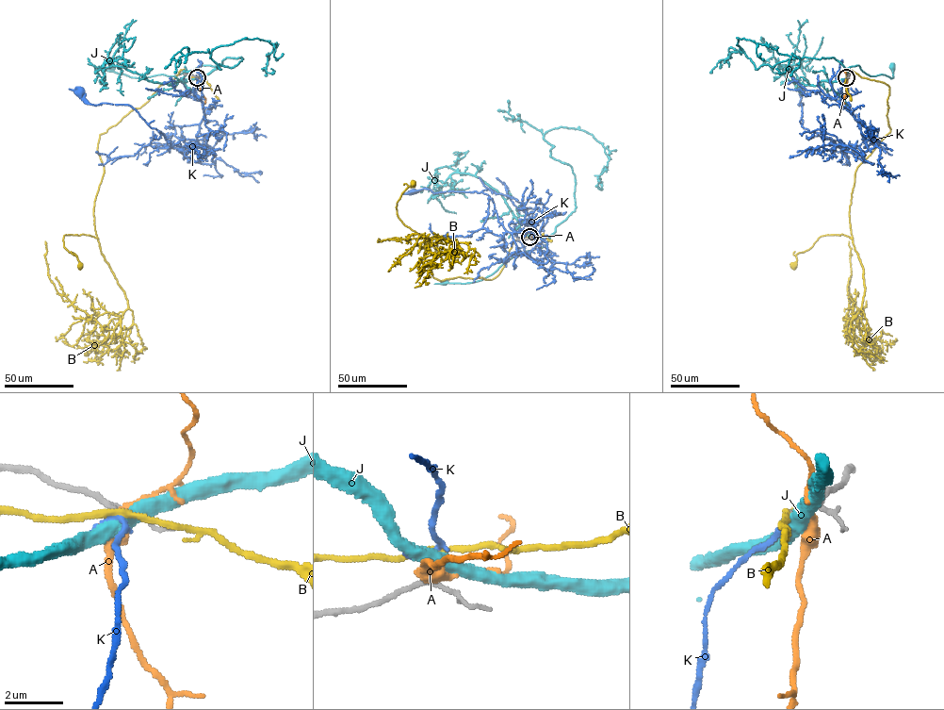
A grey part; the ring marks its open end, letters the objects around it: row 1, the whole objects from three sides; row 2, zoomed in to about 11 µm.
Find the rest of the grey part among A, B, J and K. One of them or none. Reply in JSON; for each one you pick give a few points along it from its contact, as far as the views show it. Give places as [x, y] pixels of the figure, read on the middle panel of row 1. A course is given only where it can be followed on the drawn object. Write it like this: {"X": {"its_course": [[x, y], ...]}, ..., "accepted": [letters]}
{"K": {"its_course": [[529, 237], [522, 232], [534, 229], [537, 243], [528, 257], [481, 191], [413, 191]]}, "accepted": ["K"]}

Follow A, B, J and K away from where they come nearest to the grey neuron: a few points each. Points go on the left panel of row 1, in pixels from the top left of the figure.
A: (197, 77), (204, 104)
B: (197, 77), (180, 70), (100, 135), (98, 239), (63, 239), (81, 265)
J: (197, 77), (208, 74), (217, 68), (201, 65), (173, 76), (162, 74), (144, 78), (118, 74), (112, 67)
K: (197, 77), (189, 96), (201, 101), (203, 117), (195, 149), (183, 154), (130, 107), (90, 104), (80, 91)

